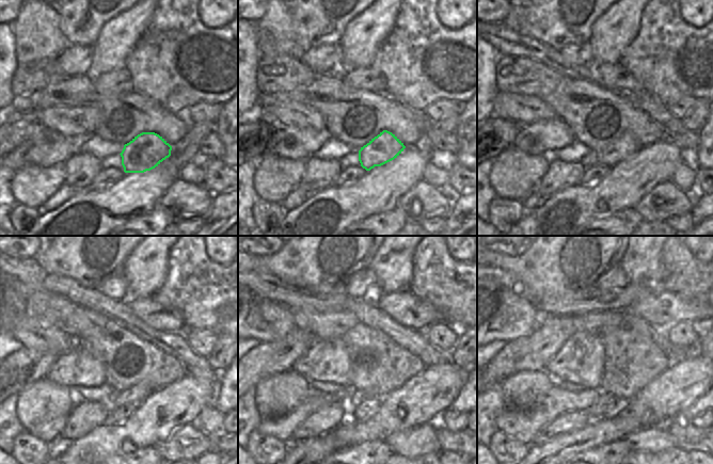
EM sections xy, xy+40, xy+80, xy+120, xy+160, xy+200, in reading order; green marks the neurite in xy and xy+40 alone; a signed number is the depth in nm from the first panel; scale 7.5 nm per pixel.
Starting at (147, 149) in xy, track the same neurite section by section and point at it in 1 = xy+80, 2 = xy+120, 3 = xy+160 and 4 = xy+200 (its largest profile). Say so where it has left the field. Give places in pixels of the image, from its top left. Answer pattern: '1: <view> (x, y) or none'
1: xy+80 (623, 147)
2: xy+120 (136, 394)
3: xy+160 (358, 397)
4: xy+200 (597, 411)

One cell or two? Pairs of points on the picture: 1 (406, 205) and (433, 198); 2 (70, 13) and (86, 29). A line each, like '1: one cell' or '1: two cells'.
1: one cell
2: one cell

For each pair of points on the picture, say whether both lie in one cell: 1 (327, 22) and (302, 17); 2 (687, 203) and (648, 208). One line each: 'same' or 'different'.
1: same
2: same

